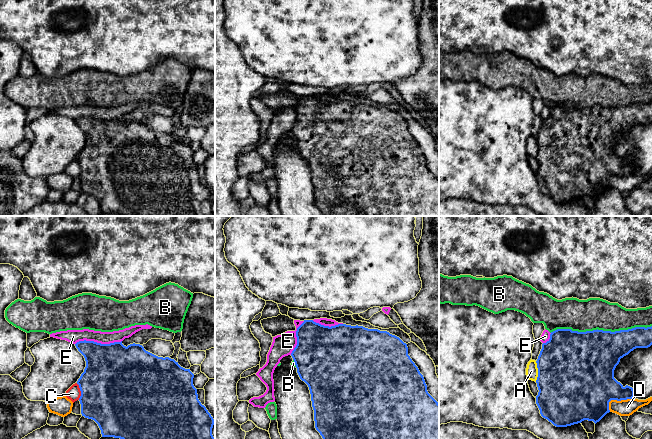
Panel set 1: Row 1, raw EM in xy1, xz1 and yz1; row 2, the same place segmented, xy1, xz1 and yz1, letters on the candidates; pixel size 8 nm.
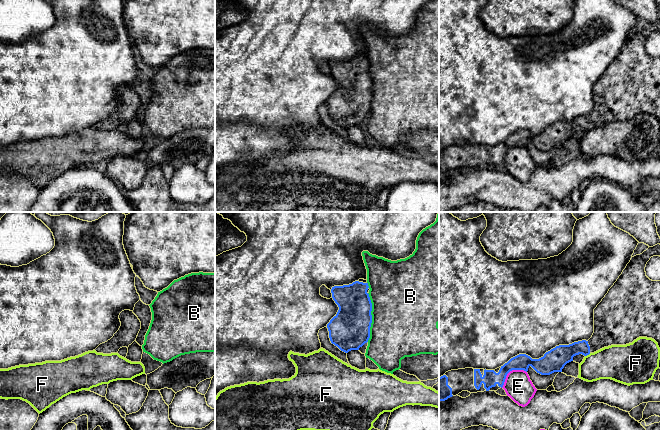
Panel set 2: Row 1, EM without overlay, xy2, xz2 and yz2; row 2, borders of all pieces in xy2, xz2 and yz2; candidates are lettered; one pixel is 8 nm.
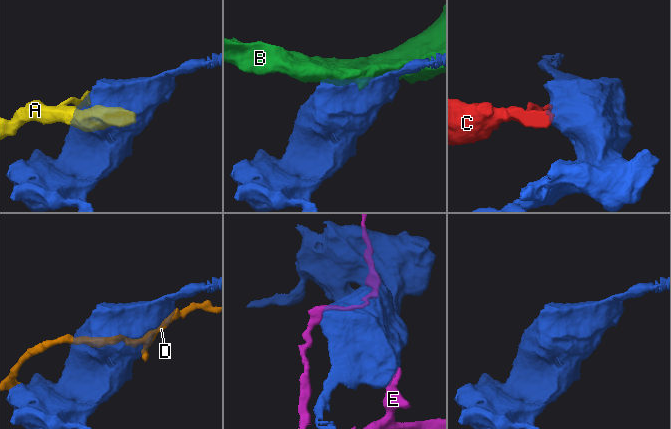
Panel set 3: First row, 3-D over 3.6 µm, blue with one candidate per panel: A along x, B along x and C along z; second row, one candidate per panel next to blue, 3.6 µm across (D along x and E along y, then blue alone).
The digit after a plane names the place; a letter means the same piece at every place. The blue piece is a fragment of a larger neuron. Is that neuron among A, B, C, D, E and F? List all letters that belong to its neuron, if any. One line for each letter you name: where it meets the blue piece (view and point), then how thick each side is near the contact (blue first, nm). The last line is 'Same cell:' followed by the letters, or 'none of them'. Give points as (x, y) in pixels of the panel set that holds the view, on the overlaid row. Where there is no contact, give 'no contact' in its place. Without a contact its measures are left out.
Same cell: none of them

